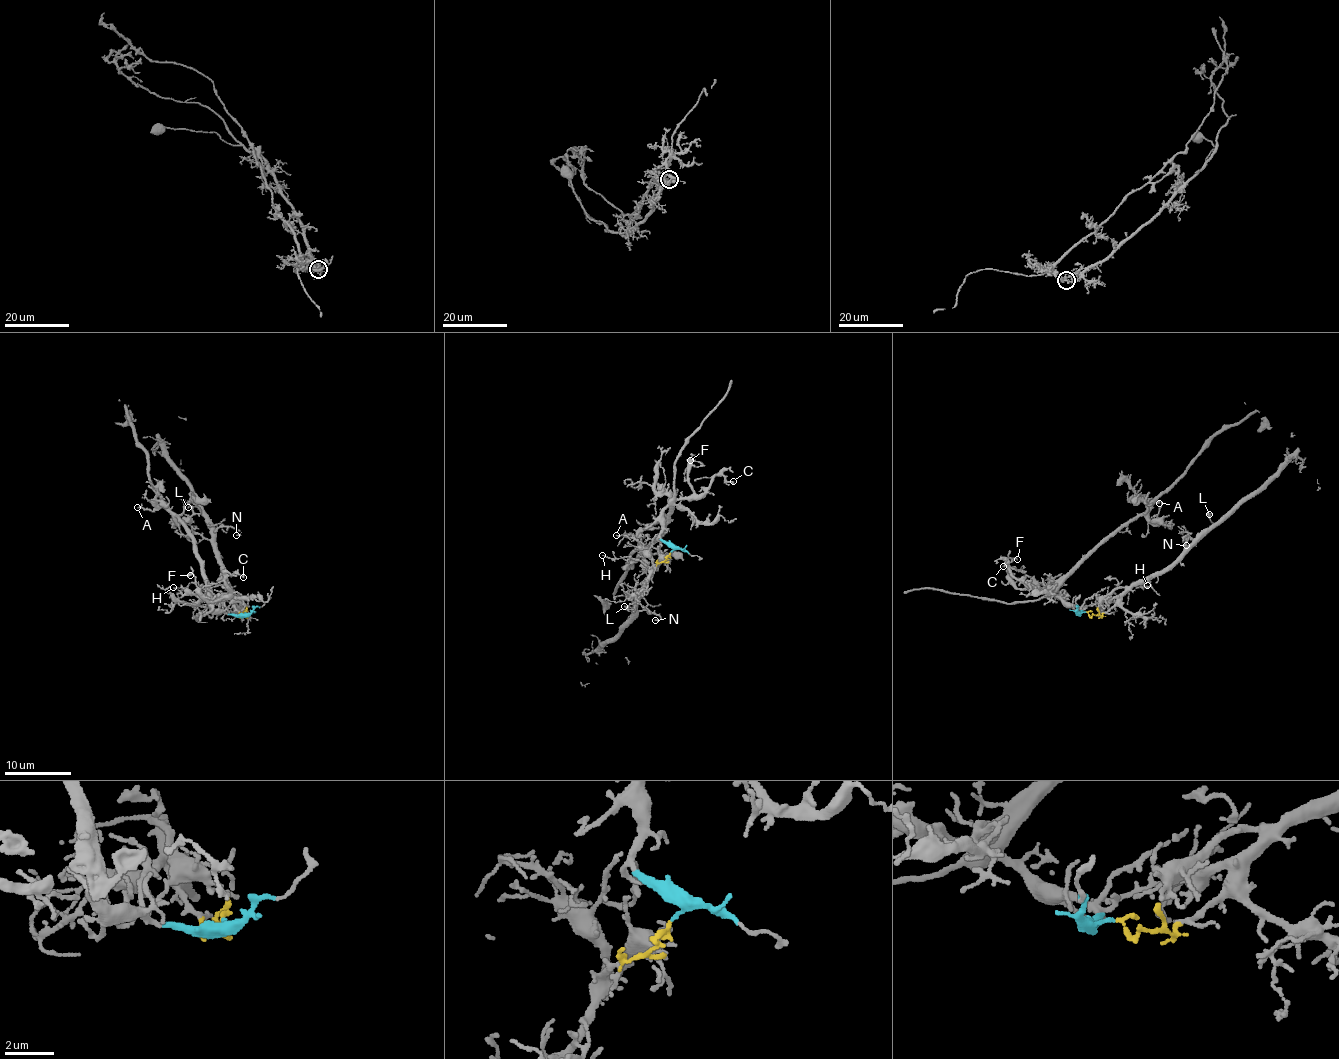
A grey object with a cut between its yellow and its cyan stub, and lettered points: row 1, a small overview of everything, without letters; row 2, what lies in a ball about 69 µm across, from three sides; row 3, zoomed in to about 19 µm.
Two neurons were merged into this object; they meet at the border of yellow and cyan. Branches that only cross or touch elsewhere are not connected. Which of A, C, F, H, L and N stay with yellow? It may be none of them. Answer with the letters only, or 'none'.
H, L, N

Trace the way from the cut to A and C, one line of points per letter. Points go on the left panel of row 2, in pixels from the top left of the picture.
A: (244, 613), (214, 611), (208, 602), (193, 541), (179, 517), (173, 517), (161, 507), (137, 507)
C: (244, 613), (229, 614), (210, 607), (213, 600), (227, 598), (225, 580), (229, 575), (243, 577)

